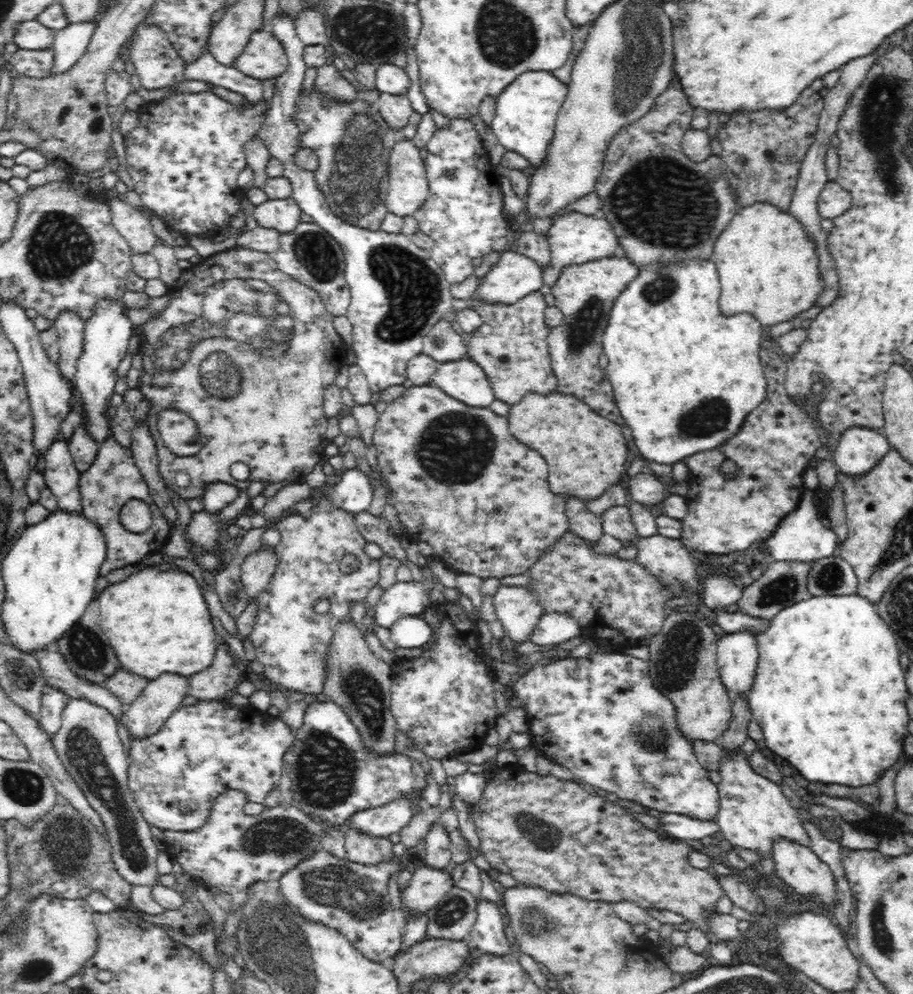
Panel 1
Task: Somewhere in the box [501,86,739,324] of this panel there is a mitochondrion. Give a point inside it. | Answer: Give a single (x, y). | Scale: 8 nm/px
(660, 201)

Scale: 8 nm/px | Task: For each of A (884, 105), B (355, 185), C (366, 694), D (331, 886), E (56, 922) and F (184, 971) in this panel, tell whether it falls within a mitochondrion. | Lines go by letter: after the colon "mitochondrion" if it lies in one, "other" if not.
A: mitochondrion
B: mitochondrion
C: mitochondrion
D: mitochondrion
E: other
F: other

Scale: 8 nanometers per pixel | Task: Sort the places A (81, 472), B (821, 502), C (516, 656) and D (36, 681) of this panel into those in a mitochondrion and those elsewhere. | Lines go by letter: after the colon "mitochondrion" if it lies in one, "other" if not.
A: other
B: other
C: other
D: other

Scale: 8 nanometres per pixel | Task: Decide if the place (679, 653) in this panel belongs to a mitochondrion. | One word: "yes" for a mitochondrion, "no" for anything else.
yes

